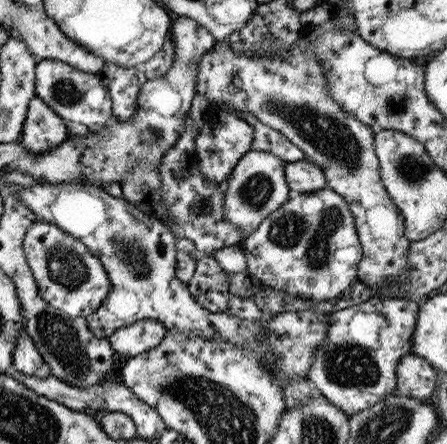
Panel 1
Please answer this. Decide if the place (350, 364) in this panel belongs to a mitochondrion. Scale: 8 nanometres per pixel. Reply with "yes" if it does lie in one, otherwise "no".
yes

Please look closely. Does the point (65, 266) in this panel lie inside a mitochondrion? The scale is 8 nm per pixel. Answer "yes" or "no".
yes

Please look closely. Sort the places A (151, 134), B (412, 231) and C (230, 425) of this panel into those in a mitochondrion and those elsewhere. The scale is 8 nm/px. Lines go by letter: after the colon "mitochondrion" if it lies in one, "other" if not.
A: mitochondrion
B: other
C: mitochondrion

